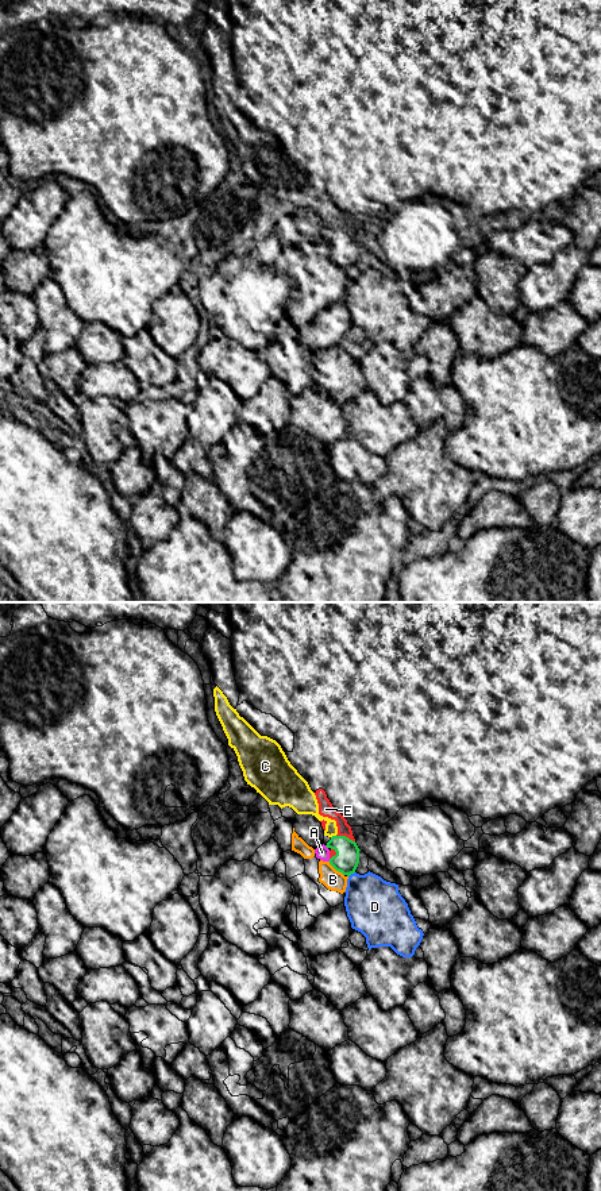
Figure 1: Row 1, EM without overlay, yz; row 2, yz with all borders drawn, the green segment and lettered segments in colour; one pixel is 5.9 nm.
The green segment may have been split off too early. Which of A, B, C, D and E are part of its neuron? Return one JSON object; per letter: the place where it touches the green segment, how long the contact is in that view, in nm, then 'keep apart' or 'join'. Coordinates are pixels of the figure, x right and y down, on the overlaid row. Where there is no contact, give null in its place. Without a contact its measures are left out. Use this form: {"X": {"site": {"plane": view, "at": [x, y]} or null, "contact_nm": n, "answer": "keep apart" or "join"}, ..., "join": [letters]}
{"A": {"site": null, "answer": "keep apart"}, "B": {"site": {"plane": "yz", "at": [336, 870]}, "contact_nm": 130, "answer": "keep apart"}, "C": {"site": {"plane": "yz", "at": [332, 836]}, "contact_nm": 40, "answer": "join"}, "D": {"site": {"plane": "yz", "at": [351, 872]}, "contact_nm": 50, "answer": "keep apart"}, "E": {"site": {"plane": "yz", "at": [345, 836]}, "contact_nm": 120, "answer": "join"}, "join": ["C", "E"]}

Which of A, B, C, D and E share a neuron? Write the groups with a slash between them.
A B / C E / D

